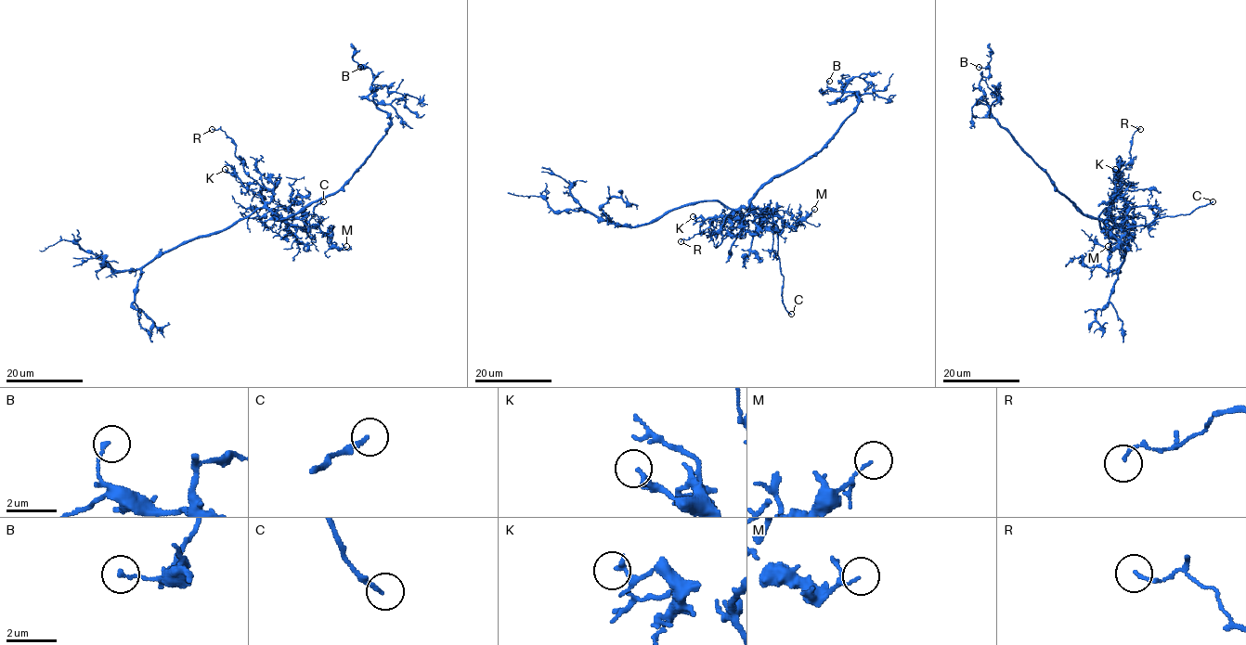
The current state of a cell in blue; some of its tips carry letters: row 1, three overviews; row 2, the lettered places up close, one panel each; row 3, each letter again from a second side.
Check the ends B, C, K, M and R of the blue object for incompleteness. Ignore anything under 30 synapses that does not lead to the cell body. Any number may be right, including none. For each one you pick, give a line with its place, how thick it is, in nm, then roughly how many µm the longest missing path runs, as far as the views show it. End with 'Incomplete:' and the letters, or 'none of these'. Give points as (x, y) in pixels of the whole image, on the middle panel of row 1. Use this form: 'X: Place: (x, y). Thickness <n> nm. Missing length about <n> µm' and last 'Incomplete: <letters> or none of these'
C: Place: (791, 314). Thickness 160 nm. Missing length about 30 µm
Incomplete: C

